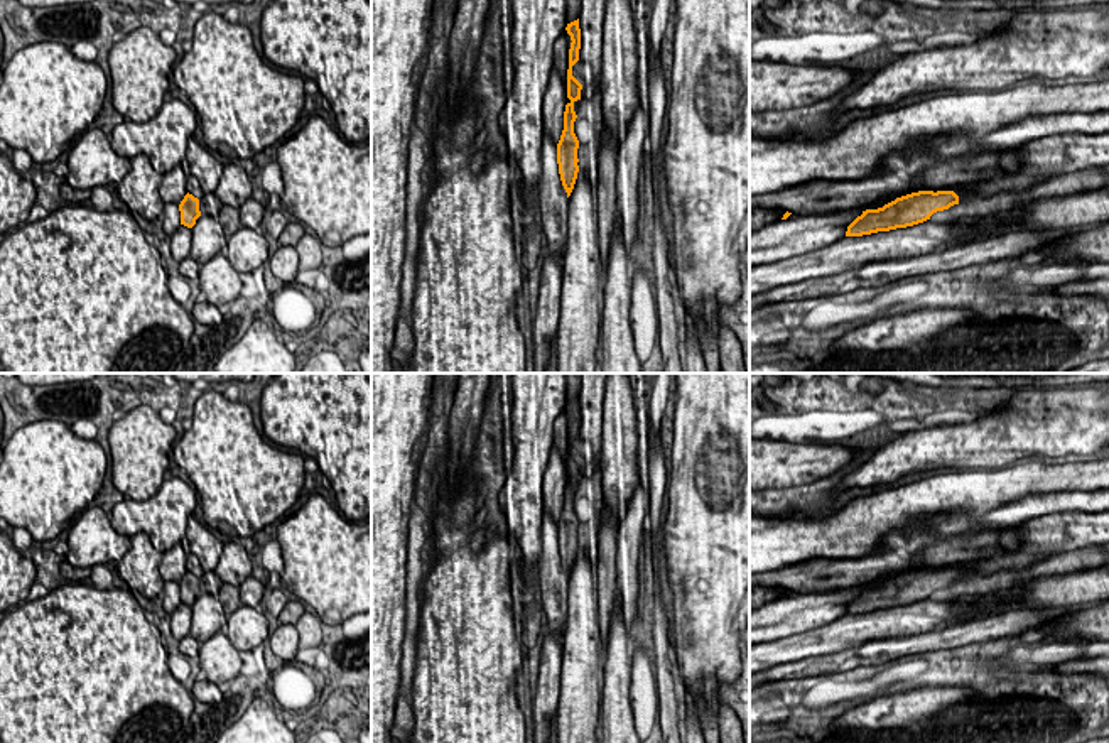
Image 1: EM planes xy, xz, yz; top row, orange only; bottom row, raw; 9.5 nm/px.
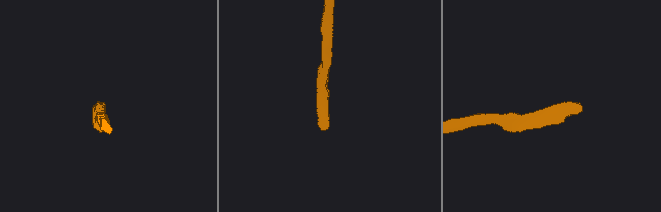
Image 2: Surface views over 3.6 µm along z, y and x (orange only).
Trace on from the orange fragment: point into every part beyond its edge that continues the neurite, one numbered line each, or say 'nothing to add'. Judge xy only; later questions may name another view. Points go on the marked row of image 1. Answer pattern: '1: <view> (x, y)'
nothing to add

